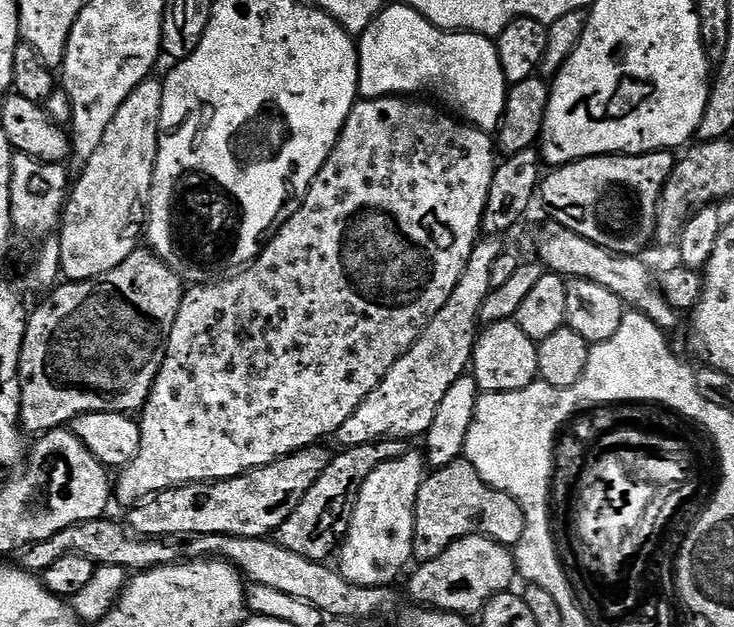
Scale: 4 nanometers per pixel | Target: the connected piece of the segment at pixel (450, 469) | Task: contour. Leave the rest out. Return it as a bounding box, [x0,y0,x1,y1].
[412,458,526,562]

